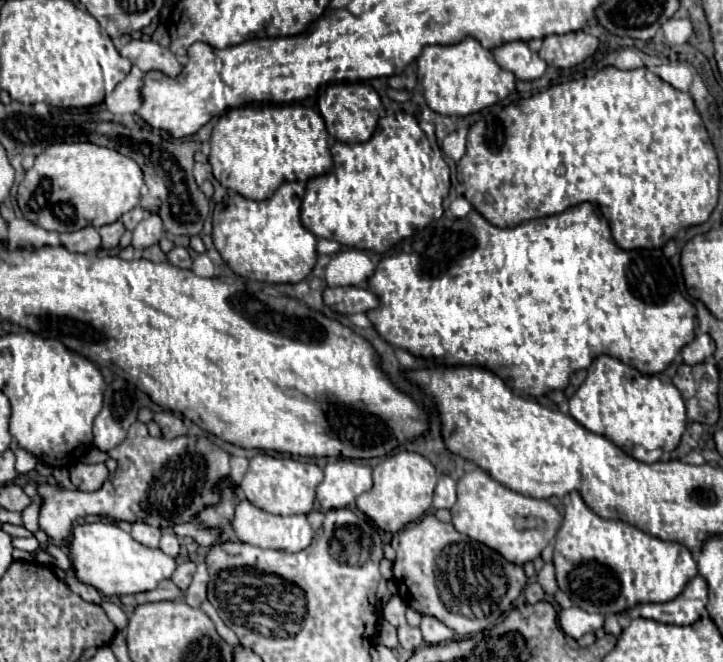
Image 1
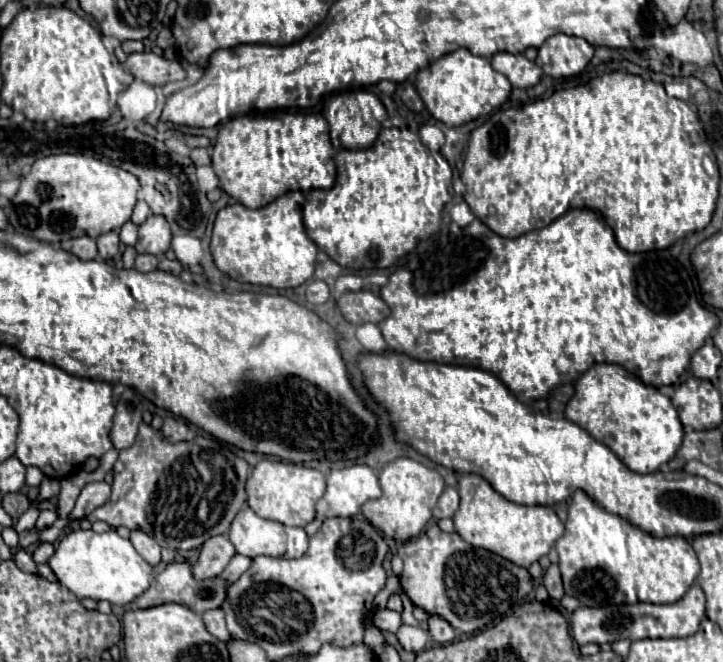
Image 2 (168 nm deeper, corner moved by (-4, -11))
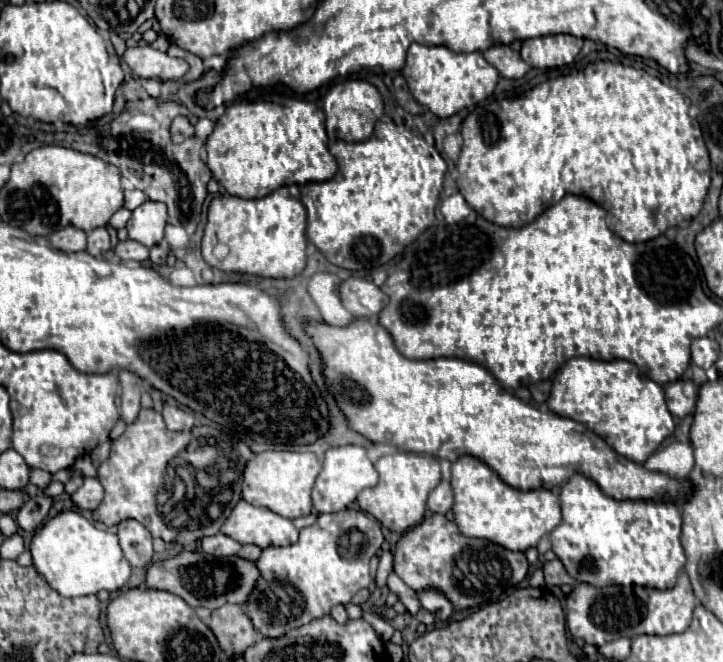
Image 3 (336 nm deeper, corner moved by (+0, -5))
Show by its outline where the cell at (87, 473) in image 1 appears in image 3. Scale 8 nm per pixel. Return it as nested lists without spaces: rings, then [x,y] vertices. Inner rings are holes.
[[[86,477],[82,487],[70,499],[76,505],[76,509],[80,509],[80,511],[92,511],[92,509],[96,509],[100,505],[102,497],[104,497],[104,489],[102,489],[100,481],[92,479],[92,477]]]

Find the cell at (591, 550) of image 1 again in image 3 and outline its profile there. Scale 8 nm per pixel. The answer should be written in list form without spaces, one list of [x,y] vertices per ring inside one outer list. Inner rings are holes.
[[[576,473],[570,477],[570,481],[562,487],[560,493],[560,503],[562,503],[562,523],[550,533],[550,541],[552,541],[552,551],[556,553],[556,557],[562,561],[564,569],[568,571],[568,575],[576,581],[576,583],[588,583],[588,585],[596,585],[596,587],[604,587],[604,585],[640,585],[640,587],[652,587],[652,589],[672,589],[672,585],[676,585],[676,577],[678,573],[684,569],[686,565],[686,555],[684,555],[684,547],[680,543],[680,535],[682,535],[682,515],[678,511],[676,505],[666,505],[666,503],[650,503],[650,501],[616,501],[606,497],[600,487],[586,479],[584,475]]]

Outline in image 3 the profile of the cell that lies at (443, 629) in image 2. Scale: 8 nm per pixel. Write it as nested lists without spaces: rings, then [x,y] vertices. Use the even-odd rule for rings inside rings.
[[[428,589],[428,591],[418,593],[418,599],[420,599],[422,607],[428,609],[438,621],[448,621],[450,615],[452,615],[452,611],[454,611],[452,603],[442,593],[438,593],[434,589]]]

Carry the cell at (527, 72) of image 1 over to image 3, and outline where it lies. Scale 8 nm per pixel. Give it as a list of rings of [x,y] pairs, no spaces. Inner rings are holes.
[[[494,45],[482,55],[506,79],[520,79],[530,71],[530,65],[520,57],[520,53],[512,51],[508,45]]]

